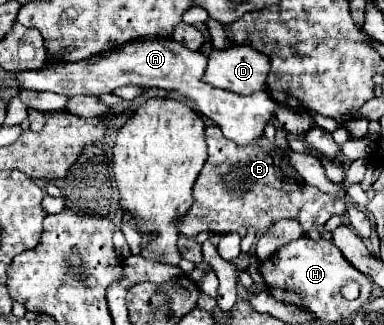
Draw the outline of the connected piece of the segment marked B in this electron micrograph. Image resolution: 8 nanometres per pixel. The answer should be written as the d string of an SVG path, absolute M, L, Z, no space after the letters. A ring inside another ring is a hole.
M215 125L207 127L205 141L209 147L209 159L205 167L201 169L195 187L193 187L193 205L187 211L185 217L177 221L179 231L187 237L195 237L201 231L207 233L231 233L237 231L239 227L253 227L259 233L265 233L271 225L275 225L279 219L297 219L303 227L303 231L323 231L323 225L329 221L331 215L343 215L345 213L345 201L341 199L331 199L329 195L321 193L317 187L307 185L295 169L289 165L289 145L285 139L285 133L277 133L277 143L271 145L267 141L261 141L259 145L247 145L239 147L227 137L223 137L223 131Z

